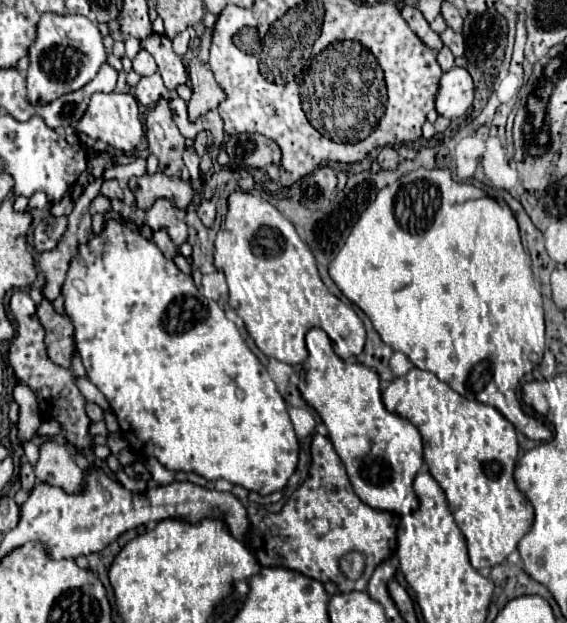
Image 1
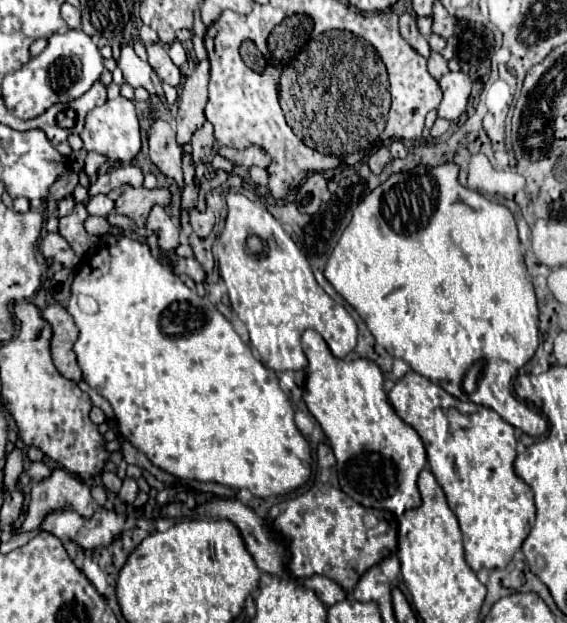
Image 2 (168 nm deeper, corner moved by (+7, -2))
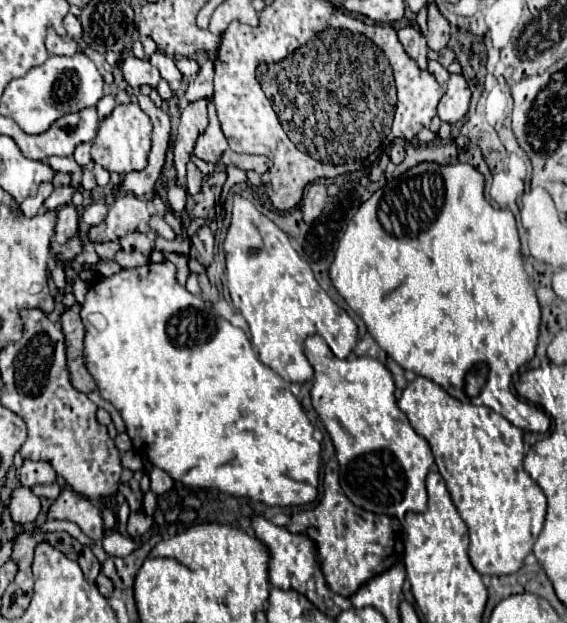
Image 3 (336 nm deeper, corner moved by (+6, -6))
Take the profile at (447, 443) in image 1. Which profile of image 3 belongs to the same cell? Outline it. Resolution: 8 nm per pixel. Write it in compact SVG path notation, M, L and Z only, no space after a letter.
M416 377L412 383L406 385L402 397L398 399L398 407L406 413L412 429L428 441L438 471L444 477L446 487L452 495L452 503L456 505L460 517L468 525L470 531L468 555L474 569L480 575L516 573L522 567L524 557L532 551L532 545L542 531L546 515L546 497L542 489L530 479L530 475L524 471L522 465L524 459L522 431L488 407L460 403L458 399L450 397L440 385L436 385L426 377Z

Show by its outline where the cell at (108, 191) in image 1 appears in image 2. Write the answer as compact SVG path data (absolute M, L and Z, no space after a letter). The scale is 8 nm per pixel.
M95 195L91 197L91 201L87 203L87 211L89 215L99 215L99 217L107 217L113 211L113 201L107 195Z

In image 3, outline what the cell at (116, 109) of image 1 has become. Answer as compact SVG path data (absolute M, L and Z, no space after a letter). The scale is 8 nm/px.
M136 103L116 105L114 111L100 121L96 139L92 143L92 161L102 165L104 169L108 169L110 173L114 171L120 175L144 169L150 131L152 131L152 123L150 123L148 115L144 115L144 111Z

